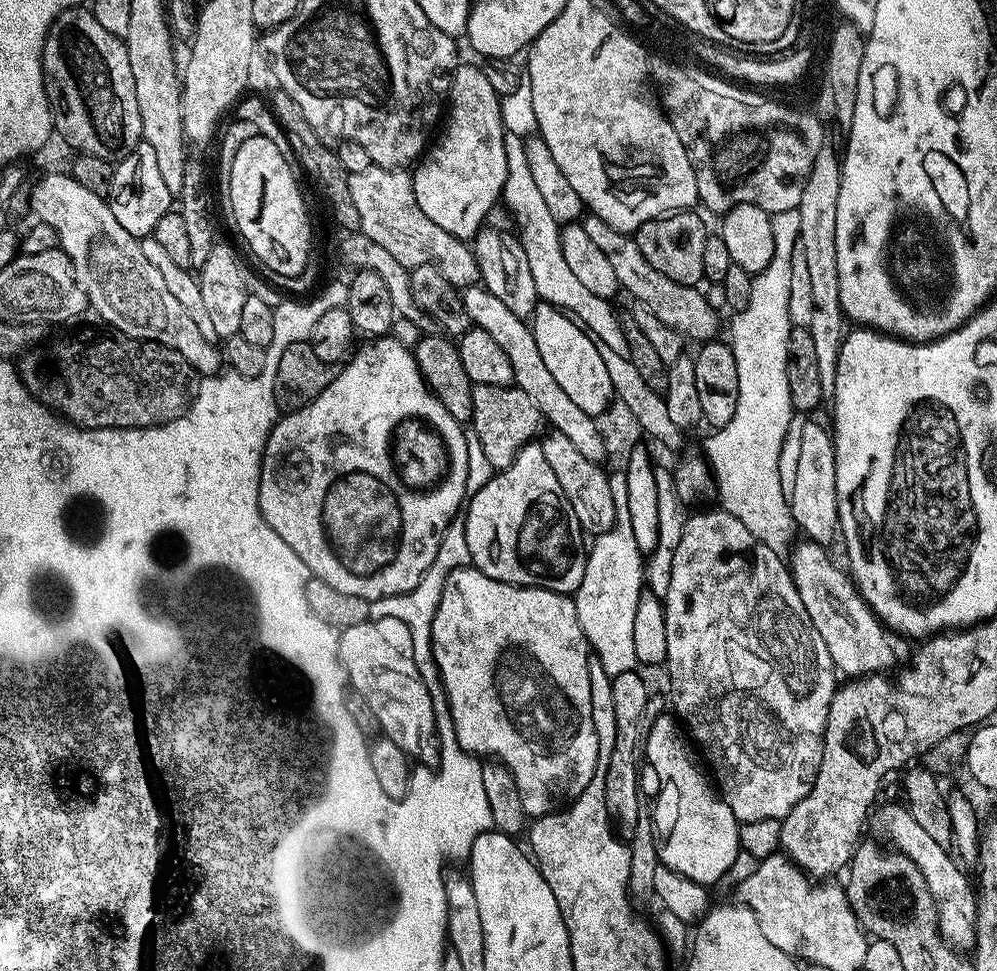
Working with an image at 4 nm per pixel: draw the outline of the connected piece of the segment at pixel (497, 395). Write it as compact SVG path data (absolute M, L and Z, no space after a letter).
M485 384L473 387L470 428L478 434L478 442L482 442L482 451L494 470L510 466L518 450L537 439L536 431L539 430L540 424L542 425L542 417L536 401L531 400L521 388Z

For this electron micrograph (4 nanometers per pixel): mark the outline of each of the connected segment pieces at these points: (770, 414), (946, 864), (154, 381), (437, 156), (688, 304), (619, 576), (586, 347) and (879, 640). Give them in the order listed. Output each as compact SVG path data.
M797 247L790 258L790 284L752 284L750 302L733 315L730 343L734 362L738 362L738 406L734 418L715 429L702 449L715 481L715 495L720 498L719 507L736 516L758 542L781 554L793 547L798 536L779 482L779 454L794 413L790 382L786 382L786 346L794 326L808 329L813 310L806 254Z
M903 803L882 804L875 809L874 815L871 817L871 827L872 824L876 827L881 841L892 840L893 846L920 871L917 873L924 879L926 886L930 886L930 894L936 903L936 920L940 923L940 934L945 942L957 950L971 949L976 943L976 890L973 881L969 877L968 880L964 877L963 870L965 871L965 869L957 863L953 853L945 845L934 842L934 838L930 838L930 834L926 834L926 830L922 830L922 826L918 826L918 822L914 822L914 814L910 814Z
M108 334L101 340L88 340L85 344L75 344L74 341L68 340L65 344L48 344L41 343L35 348L29 348L18 360L18 380L23 384L31 396L41 400L42 403L51 408L53 412L67 418L71 423L76 424L79 428L142 428L145 430L154 430L160 424L170 424L175 422L178 417L183 416L188 411L194 399L194 384L192 388L192 376L194 370L178 350L170 350L170 346L162 346L153 340L135 340L129 336L119 334Z
M457 63L456 68L452 72L452 84L448 87L446 97L446 119L443 121L442 127L439 129L438 135L429 143L426 151L421 155L418 163L415 165L416 172L411 173L412 185L414 186L414 198L418 202L418 210L422 210L422 214L426 214L426 218L430 218L430 222L437 223L442 226L442 230L446 230L446 234L454 234L459 240L465 242L471 241L481 228L485 227L484 219L490 210L490 206L497 203L501 199L504 182L506 180L506 146L504 145L504 123L502 122L502 114L500 113L501 97L496 96L496 88L492 85L492 80L480 68L475 68L472 64Z
M585 215L582 227L587 237L598 246L598 250L606 254L614 274L618 274L621 289L625 293L628 291L635 303L645 304L650 311L658 314L658 318L662 318L662 322L666 322L666 326L670 326L689 341L707 342L719 333L716 331L720 328L720 320L716 317L711 302L699 292L699 287L679 284L666 278L666 274L658 274L658 270L654 270L654 266L650 266L650 262L642 258L642 250L638 250L635 239L629 233L620 232L614 226L602 222L602 218Z
M616 474L611 477L611 481L616 503L616 521L610 530L591 541L587 549L586 574L582 574L580 589L575 592L574 599L578 622L588 640L589 649L594 653L594 659L602 662L602 670L606 670L608 676L614 677L631 672L637 667L633 639L634 616L640 595L646 586L645 557L634 542L630 515L627 514L624 477Z
M541 300L537 301L533 308L530 327L534 334L534 342L537 343L538 351L541 353L542 362L553 375L554 382L557 382L573 403L581 407L586 414L593 417L601 414L615 399L615 395L596 341L576 323L573 317Z
M804 538L787 553L786 563L792 574L794 586L802 598L802 606L806 606L806 614L810 614L810 622L814 622L814 630L818 630L822 642L826 642L826 650L830 650L830 658L837 673L844 675L845 672L845 677L848 678L887 673L889 671L887 668L892 664L892 644L888 641L889 633L872 613L872 607L861 598L856 585L852 583L851 575L841 565L840 569L828 557L828 551L825 545Z

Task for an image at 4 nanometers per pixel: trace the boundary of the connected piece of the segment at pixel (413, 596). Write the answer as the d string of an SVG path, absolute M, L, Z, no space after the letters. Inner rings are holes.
M456 538L456 541L452 544L452 552L453 556L447 556L447 554L437 556L436 561L426 570L426 574L422 574L422 578L418 582L418 586L414 586L414 590L410 590L401 596L391 596L390 598L371 601L369 606L369 614L372 618L393 616L402 622L406 622L406 626L410 630L410 638L414 642L414 658L420 671L420 677L429 682L435 681L438 676L436 660L432 656L434 614L438 610L442 590L446 587L446 578L452 573L453 568L465 563L468 547L463 538Z

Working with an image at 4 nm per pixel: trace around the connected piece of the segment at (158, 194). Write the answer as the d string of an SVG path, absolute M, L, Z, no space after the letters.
M140 142L130 155L117 163L115 177L112 179L112 191L109 204L114 218L121 223L122 228L136 239L143 239L151 235L158 220L171 211L174 197L166 187L166 182L159 173L158 162L155 160L154 150L150 144Z

